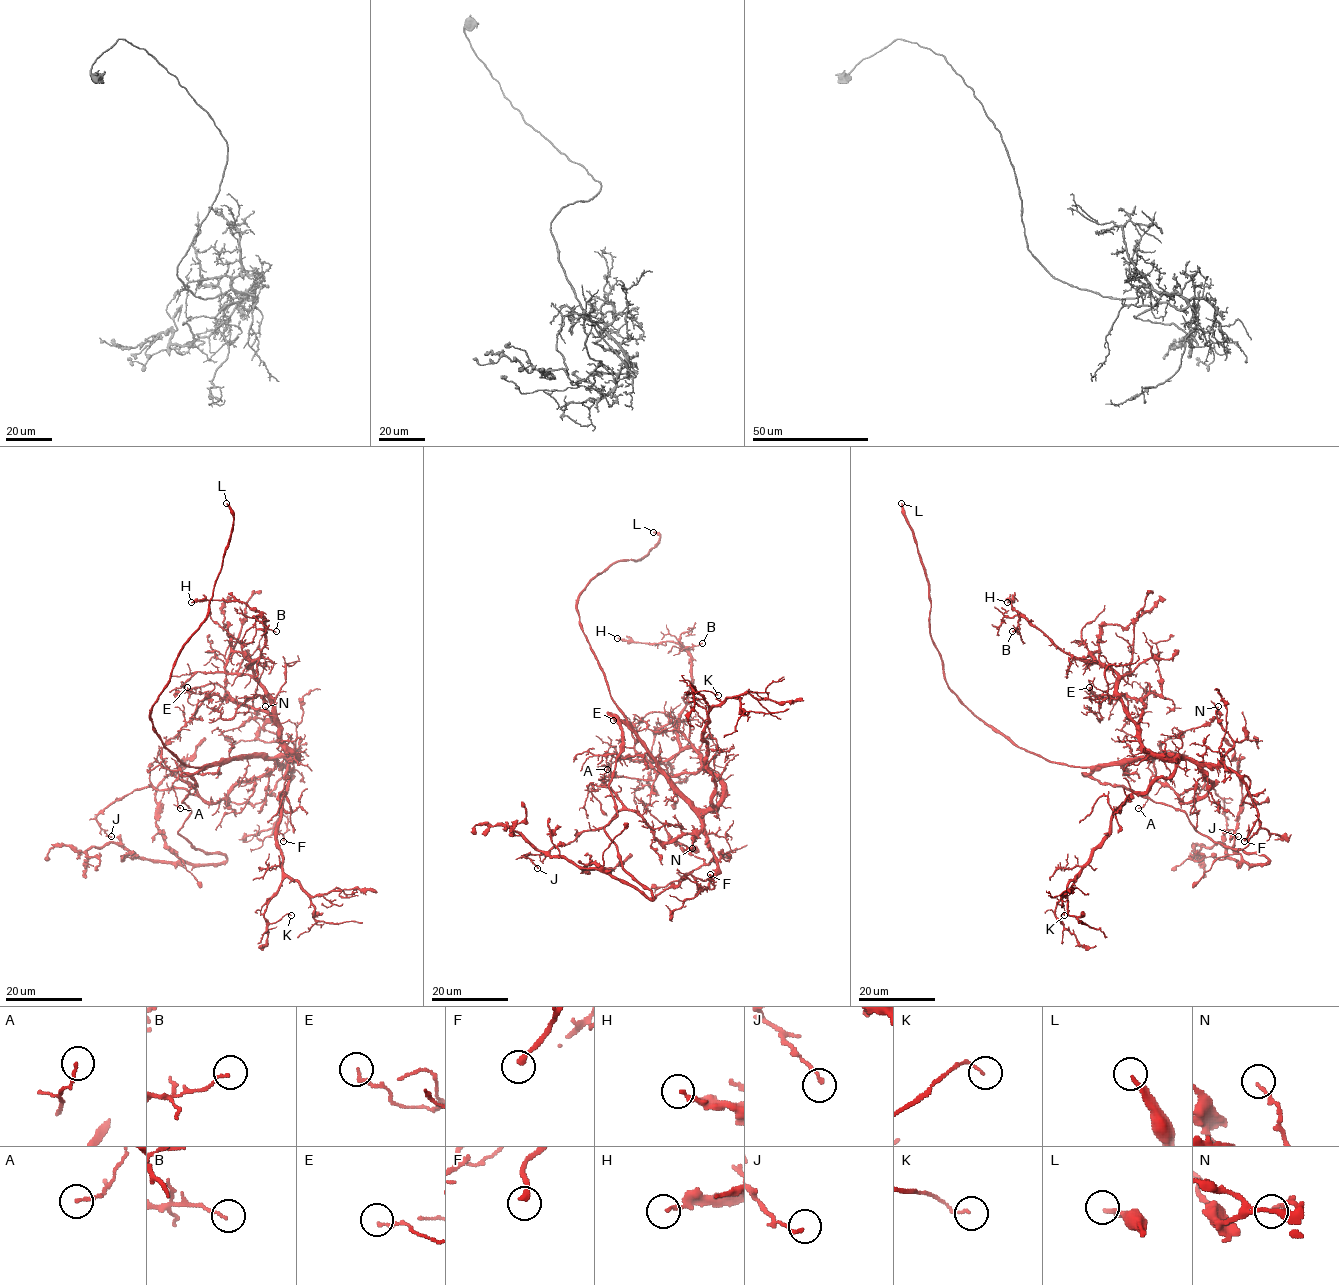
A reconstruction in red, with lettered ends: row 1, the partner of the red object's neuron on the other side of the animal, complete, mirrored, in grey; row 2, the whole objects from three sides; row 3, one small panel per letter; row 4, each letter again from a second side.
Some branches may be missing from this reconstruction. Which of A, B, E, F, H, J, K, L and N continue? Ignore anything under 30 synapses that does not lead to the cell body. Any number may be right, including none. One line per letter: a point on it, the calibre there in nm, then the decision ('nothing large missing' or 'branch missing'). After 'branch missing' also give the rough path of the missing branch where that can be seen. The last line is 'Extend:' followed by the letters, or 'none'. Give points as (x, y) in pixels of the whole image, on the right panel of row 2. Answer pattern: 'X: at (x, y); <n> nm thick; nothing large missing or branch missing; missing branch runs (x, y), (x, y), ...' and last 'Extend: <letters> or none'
A: at (1138, 808); 140 nm thick; nothing large missing
B: at (1012, 631); 100 nm thick; nothing large missing
E: at (1089, 687); 130 nm thick; nothing large missing
F: at (1244, 841); 260 nm thick; nothing large missing
H: at (1007, 602); 150 nm thick; nothing large missing
J: at (1238, 836); 120 nm thick; nothing large missing
K: at (1064, 915); 90 nm thick; nothing large missing
L: at (901, 503); 200 nm thick; branch missing
N: at (1218, 706); 140 nm thick; nothing large missing
Extend: L

